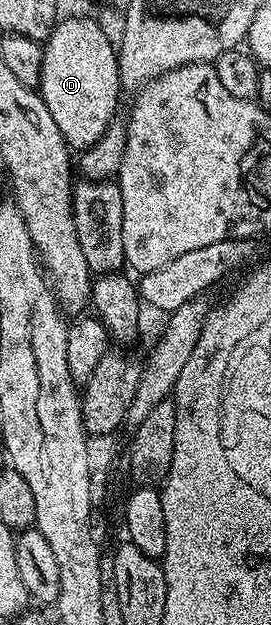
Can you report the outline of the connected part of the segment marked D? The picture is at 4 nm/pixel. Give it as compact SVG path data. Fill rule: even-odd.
M70 16L59 19L55 23L54 29L50 31L50 36L44 42L42 49L42 73L40 74L40 82L38 83L42 100L48 106L48 114L52 114L52 119L56 121L56 127L60 130L60 134L66 139L66 146L71 150L81 150L92 146L96 142L96 138L100 138L100 134L104 134L104 130L108 130L108 126L115 119L114 111L118 108L118 92L120 93L120 81L118 78L118 53L116 51L115 41L110 41L110 36L93 20L90 16Z

